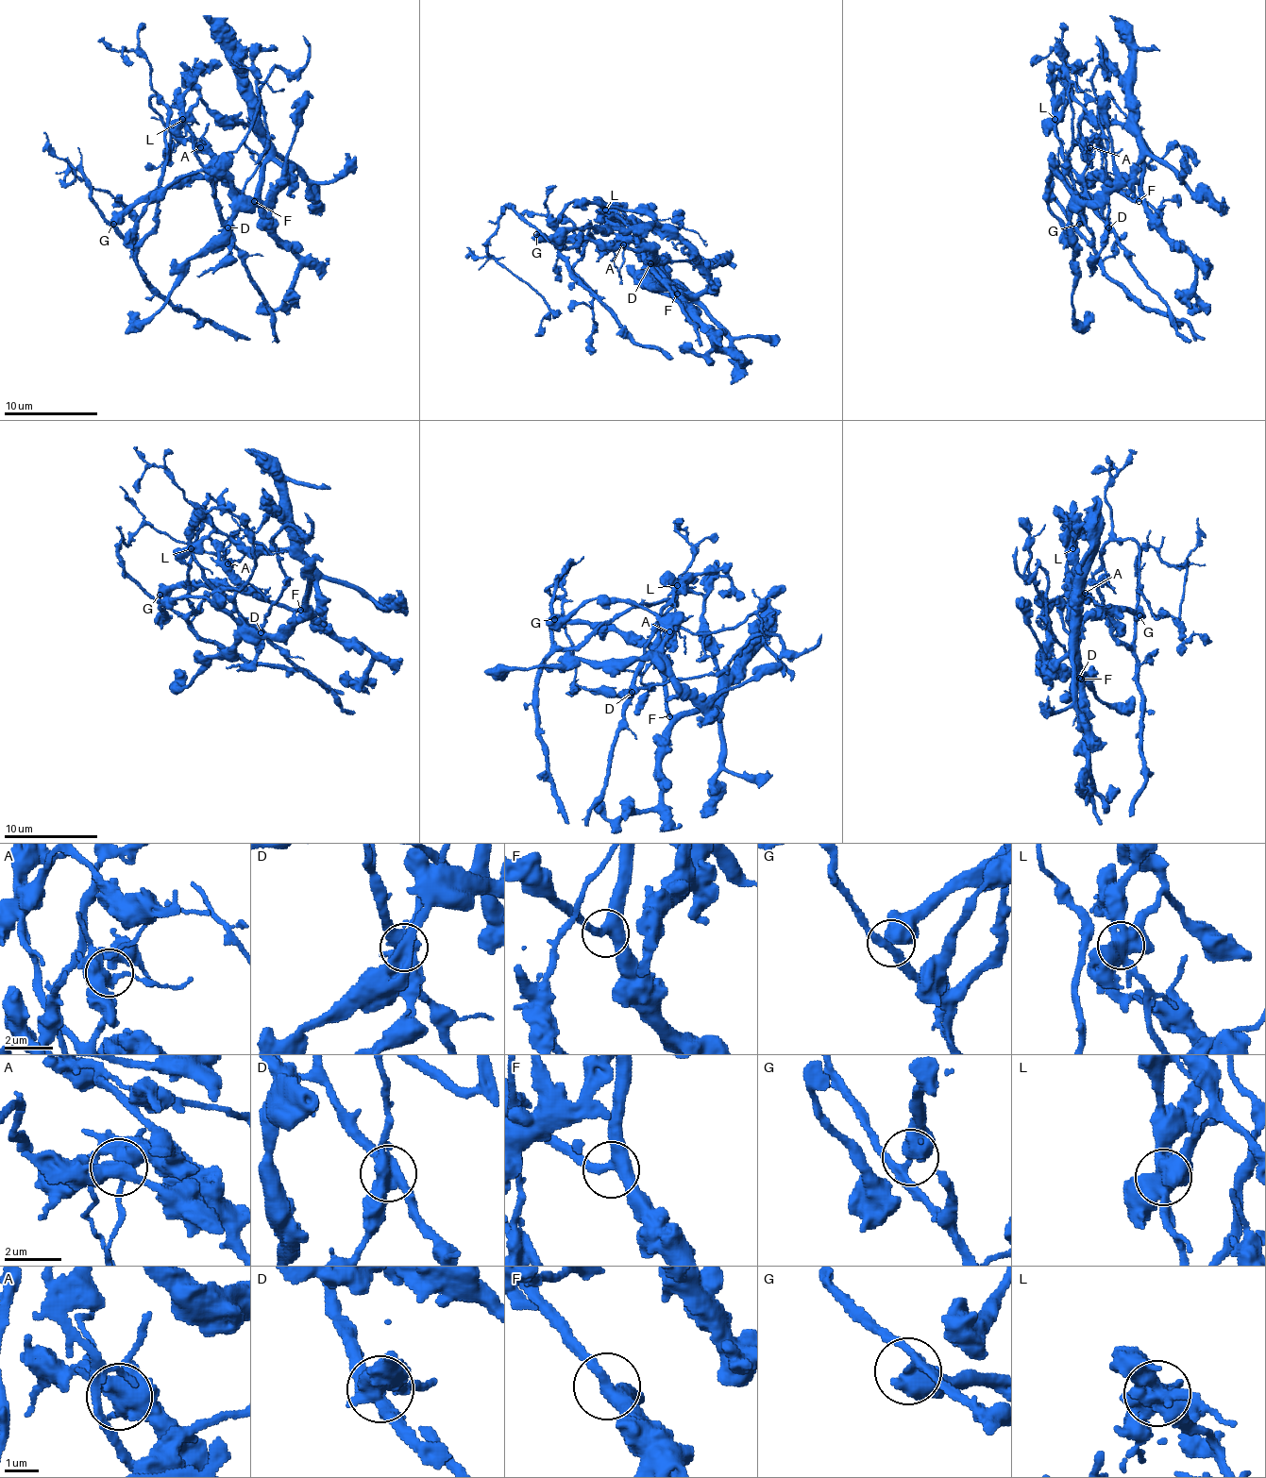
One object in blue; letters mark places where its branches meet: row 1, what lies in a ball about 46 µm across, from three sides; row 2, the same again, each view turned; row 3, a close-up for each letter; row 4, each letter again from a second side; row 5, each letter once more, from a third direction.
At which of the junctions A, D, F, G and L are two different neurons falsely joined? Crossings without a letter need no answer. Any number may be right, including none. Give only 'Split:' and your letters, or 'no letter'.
Split: D, G, L

